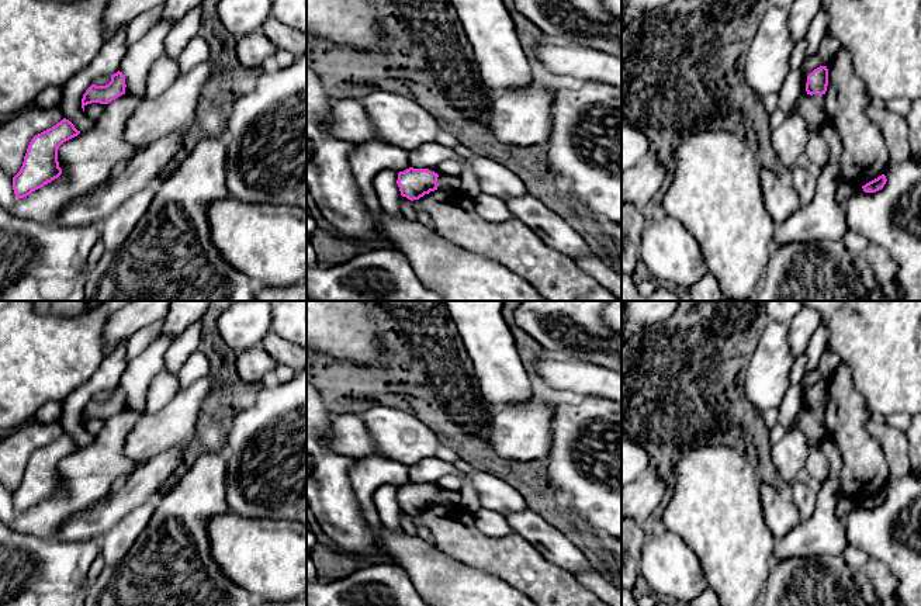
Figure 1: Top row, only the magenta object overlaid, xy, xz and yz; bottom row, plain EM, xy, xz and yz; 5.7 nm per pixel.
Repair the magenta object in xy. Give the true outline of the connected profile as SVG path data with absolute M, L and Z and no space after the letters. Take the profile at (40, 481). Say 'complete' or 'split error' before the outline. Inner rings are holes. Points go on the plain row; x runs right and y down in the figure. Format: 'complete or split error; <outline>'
complete; M63 433L31 454L22 481L13 492L13 505L17 513L30 510L62 489L58 464L79 449L80 446L70 436Z

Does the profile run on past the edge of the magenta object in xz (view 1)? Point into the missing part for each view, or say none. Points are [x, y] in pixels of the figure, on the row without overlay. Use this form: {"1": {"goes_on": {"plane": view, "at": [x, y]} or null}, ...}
{"1": {"goes_on": null}}

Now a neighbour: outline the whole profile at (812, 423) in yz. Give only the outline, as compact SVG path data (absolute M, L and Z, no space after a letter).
M806 409L801 415L797 427L803 432L809 444L816 443L820 446L820 440L827 434L824 415L825 409Z

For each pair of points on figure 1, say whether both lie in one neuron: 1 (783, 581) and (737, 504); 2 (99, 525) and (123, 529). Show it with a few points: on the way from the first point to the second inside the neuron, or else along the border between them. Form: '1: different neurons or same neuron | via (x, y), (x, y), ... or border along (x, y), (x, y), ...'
1: different neurons | border along (774, 561), (767, 587), (762, 591)
2: different neurons | border along (135, 506), (100, 539)

